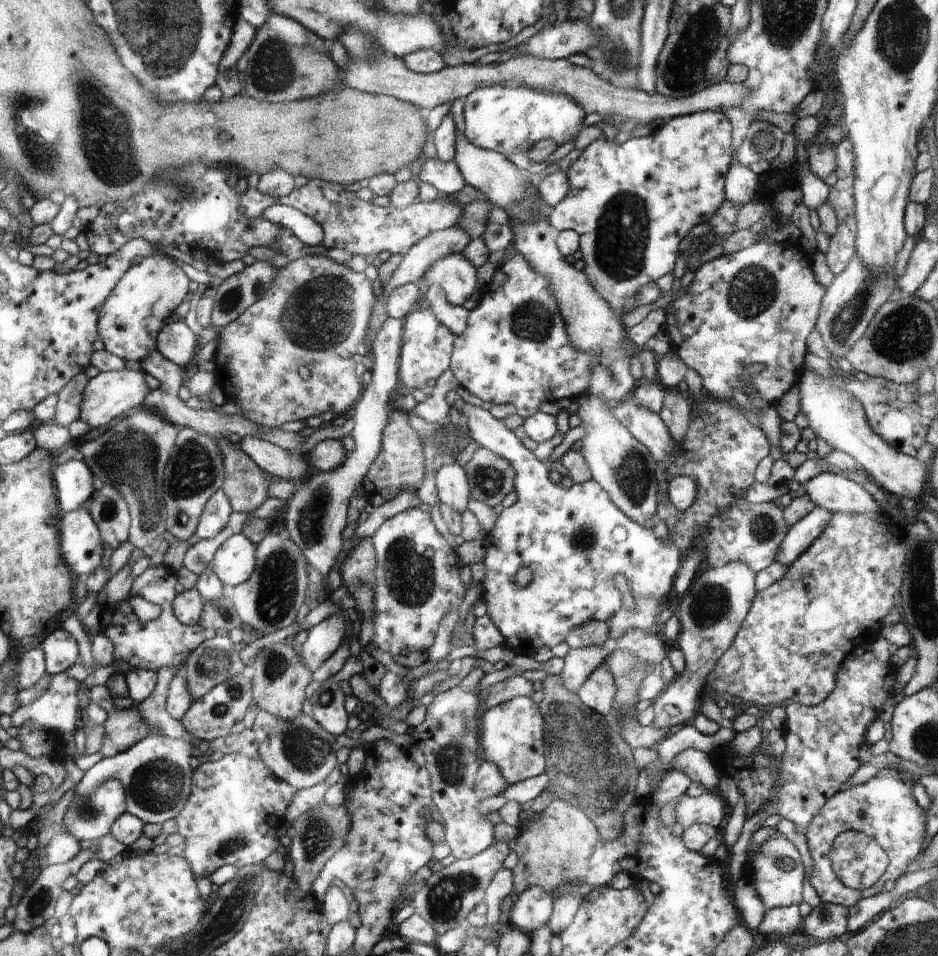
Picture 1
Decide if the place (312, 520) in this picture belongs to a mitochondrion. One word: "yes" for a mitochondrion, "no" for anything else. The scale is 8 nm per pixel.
yes

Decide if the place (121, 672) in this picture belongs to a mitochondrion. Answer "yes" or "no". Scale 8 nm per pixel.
no

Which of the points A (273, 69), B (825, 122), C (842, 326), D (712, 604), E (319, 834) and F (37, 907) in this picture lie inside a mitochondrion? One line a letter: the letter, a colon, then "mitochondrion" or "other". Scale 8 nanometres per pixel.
A: mitochondrion
B: other
C: mitochondrion
D: mitochondrion
E: mitochondrion
F: mitochondrion

